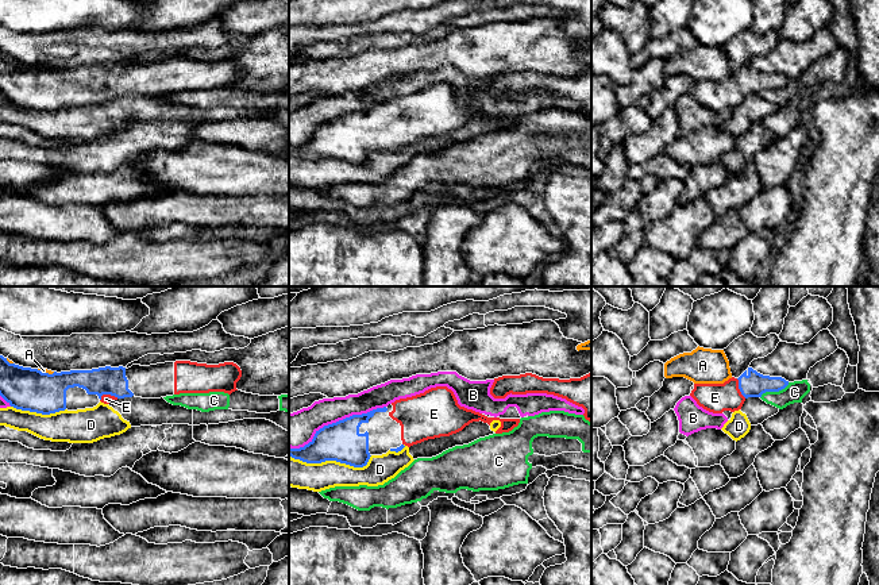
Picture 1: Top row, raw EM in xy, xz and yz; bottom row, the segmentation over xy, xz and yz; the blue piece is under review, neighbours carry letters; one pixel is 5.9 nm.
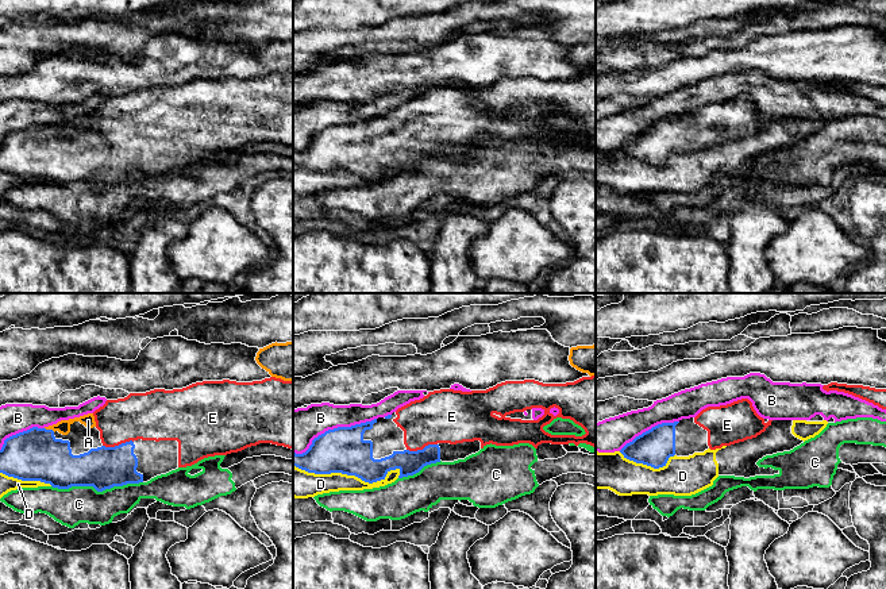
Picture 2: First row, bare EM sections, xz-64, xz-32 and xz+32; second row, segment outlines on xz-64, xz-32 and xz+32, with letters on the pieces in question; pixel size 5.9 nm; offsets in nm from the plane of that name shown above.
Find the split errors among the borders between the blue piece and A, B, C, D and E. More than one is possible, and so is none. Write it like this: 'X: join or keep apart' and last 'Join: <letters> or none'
A: keep apart
B: keep apart
C: keep apart
D: keep apart
E: join
Join: E

